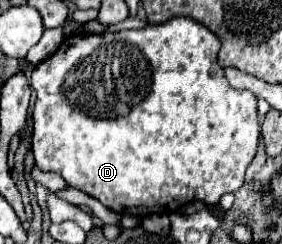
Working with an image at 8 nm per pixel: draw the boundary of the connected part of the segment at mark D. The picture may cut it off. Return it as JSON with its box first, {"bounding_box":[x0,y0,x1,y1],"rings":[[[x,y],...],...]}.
{"bounding_box":[32,17,260,217],"rings":[[[174,17],[160,25],[146,25],[144,29],[126,29],[118,33],[78,33],[62,41],[58,51],[42,61],[34,73],[32,73],[32,87],[36,91],[36,103],[32,111],[32,125],[34,125],[34,137],[32,137],[32,153],[36,159],[36,167],[40,171],[52,171],[64,177],[64,181],[70,187],[76,187],[90,197],[98,199],[104,207],[120,213],[120,215],[132,215],[132,217],[144,217],[152,213],[174,213],[178,207],[190,203],[190,201],[202,201],[202,203],[218,203],[222,195],[234,193],[244,183],[244,173],[248,165],[252,163],[256,149],[258,149],[258,137],[260,137],[260,123],[256,113],[256,97],[250,91],[240,91],[230,87],[226,81],[224,69],[216,63],[216,55],[220,49],[218,37],[204,25],[198,25],[190,17]]]}

